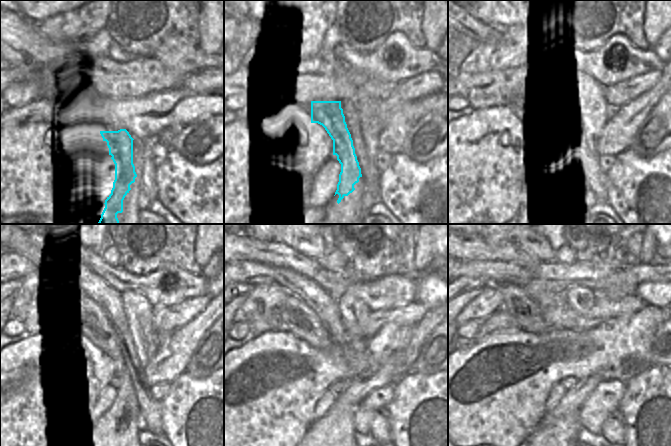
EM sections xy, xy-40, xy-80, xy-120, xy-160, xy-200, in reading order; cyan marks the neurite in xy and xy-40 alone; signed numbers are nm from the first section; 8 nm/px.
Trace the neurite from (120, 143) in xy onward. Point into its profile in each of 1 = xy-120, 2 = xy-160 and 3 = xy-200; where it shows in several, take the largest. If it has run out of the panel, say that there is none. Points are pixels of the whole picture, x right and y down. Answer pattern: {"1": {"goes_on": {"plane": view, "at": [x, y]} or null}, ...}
{"1": {"goes_on": {"plane": "xy-120", "at": [101, 333]}}, "2": {"goes_on": {"plane": "xy-160", "at": [298, 318]}}, "3": {"goes_on": {"plane": "xy-200", "at": [527, 314]}}}

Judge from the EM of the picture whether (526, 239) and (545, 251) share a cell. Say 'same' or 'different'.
same

